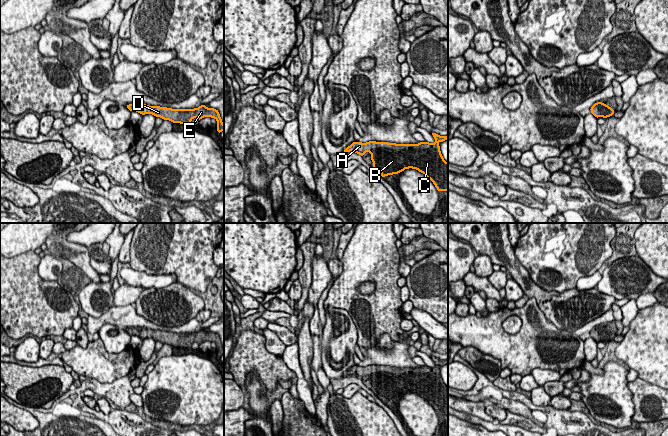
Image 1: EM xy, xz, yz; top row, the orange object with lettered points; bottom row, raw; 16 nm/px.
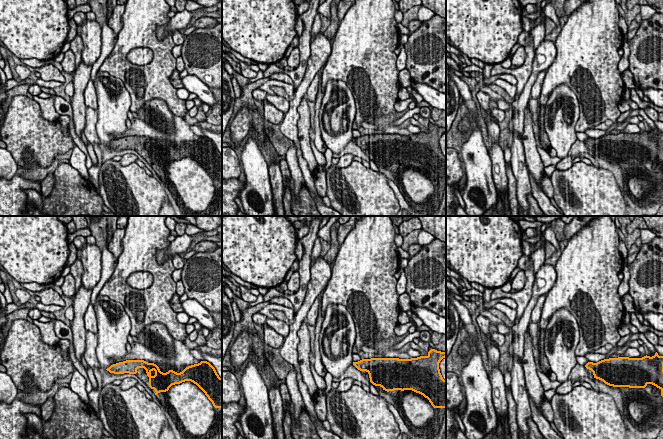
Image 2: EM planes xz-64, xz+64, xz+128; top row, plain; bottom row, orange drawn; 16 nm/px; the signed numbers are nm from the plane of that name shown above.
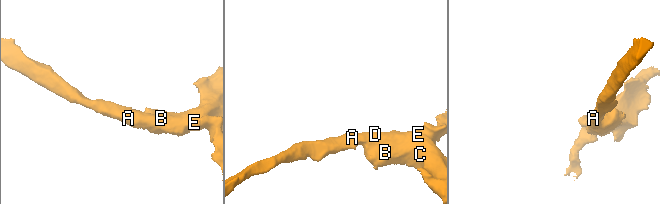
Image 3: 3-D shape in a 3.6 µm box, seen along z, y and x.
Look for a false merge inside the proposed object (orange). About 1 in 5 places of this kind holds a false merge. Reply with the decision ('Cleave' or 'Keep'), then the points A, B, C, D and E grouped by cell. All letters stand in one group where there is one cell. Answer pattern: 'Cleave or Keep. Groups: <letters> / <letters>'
Keep. Groups: A B C D E

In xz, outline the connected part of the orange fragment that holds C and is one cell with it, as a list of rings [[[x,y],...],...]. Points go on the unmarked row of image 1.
[[[434,356],[431,358],[435,367],[425,365],[401,369],[388,366],[354,365],[344,373],[343,377],[353,375],[363,381],[366,376],[369,376],[373,392],[381,398],[382,402],[412,392],[430,403],[437,415],[448,415],[448,387],[444,384],[438,368],[447,364],[448,359],[440,360]]]

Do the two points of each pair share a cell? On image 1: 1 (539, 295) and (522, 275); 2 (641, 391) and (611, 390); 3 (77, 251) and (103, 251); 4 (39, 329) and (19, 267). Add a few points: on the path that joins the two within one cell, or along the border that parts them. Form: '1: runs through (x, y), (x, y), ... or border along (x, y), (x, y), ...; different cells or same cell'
1: runs through (533, 290), (526, 287), (524, 281); same cell
2: border along (628, 381), (627, 387), (632, 393), (634, 414); different cells
3: border along (86, 247), (89, 253), (89, 263), (98, 273); different cells
4: runs through (38, 314), (19, 295), (19, 282); same cell

